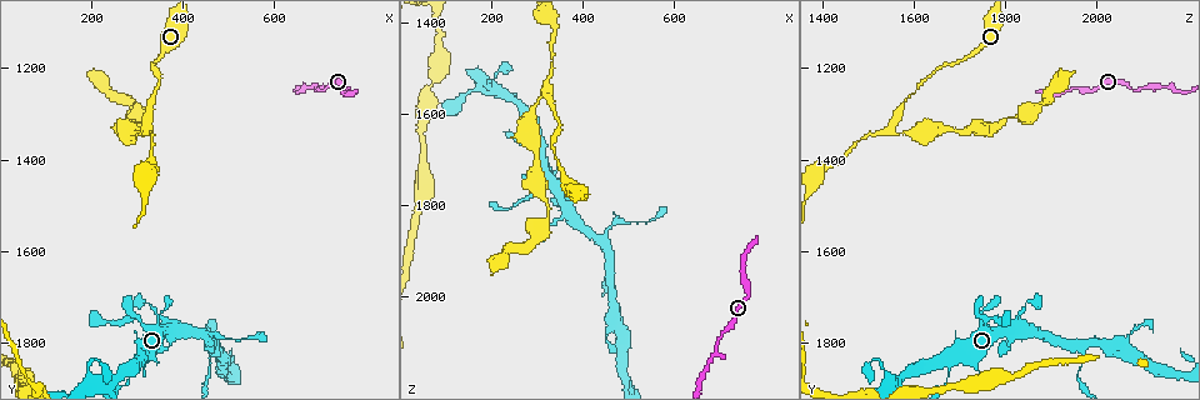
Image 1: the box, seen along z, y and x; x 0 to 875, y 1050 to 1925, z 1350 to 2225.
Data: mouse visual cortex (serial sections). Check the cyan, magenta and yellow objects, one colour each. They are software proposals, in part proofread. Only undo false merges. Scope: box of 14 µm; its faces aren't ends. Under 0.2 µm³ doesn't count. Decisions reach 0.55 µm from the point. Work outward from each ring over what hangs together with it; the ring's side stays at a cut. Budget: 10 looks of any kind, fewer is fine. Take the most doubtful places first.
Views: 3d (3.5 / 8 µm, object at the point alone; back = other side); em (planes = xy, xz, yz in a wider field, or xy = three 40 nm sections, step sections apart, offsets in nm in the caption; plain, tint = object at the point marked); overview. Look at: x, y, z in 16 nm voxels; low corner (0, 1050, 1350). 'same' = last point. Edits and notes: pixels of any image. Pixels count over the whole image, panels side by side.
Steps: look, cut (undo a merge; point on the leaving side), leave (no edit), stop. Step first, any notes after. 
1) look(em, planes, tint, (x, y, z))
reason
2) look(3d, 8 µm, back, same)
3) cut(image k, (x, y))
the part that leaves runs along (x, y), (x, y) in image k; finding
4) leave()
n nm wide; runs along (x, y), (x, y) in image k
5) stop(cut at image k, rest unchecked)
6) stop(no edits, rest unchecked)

look(3d, 3.5 µm, (465, 1810, 1965))
three arms meet

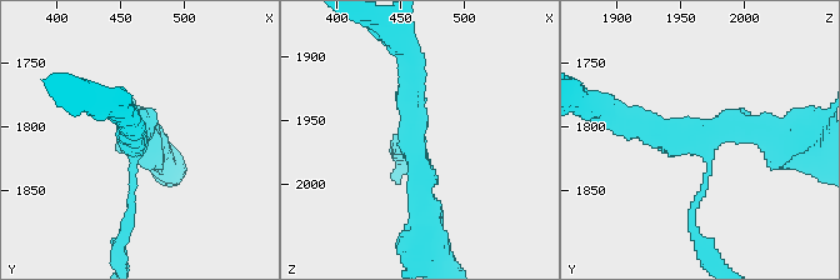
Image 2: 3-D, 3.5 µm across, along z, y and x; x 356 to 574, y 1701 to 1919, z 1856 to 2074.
look(em, xy, step 3, tint, (460, 1810, 1966))
need the tissue

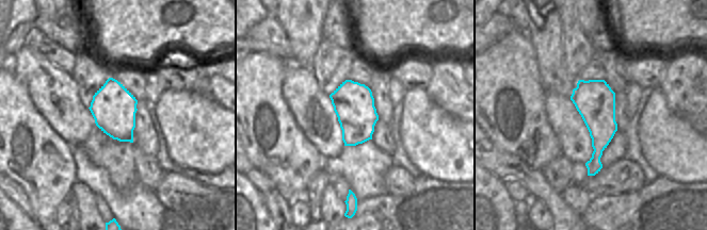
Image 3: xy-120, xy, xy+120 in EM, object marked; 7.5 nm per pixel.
leave()
3 arms; runs along (410, 58), (410, 121), (425, 215) in image 2; one cell here

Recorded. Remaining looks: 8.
look(3d, 3.5 µm, (315, 1335, 1545))
abrupt turn

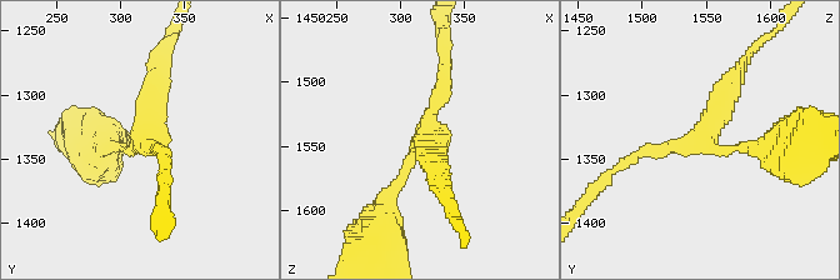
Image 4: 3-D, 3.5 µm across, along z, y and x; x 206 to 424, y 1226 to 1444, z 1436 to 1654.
look(em, planes, tint, (320, 1334, 1546))
3 arms; arms of 150, 200, 250 nm

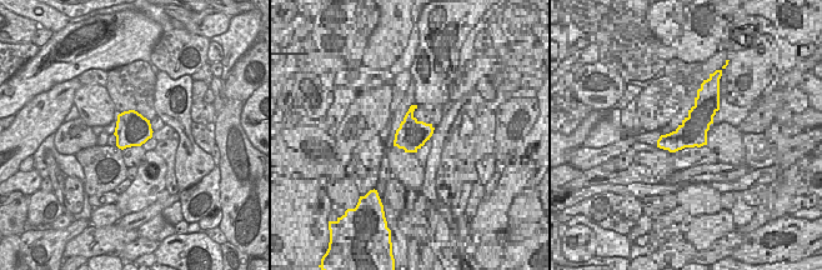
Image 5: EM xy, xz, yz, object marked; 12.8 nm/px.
leave()
runs along (164, 69), (138, 149), (103, 149) in image 4; all the same cell

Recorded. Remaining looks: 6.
look(3d, 3.5 µm, back, (280, 1885, 1670))
sudden change in width

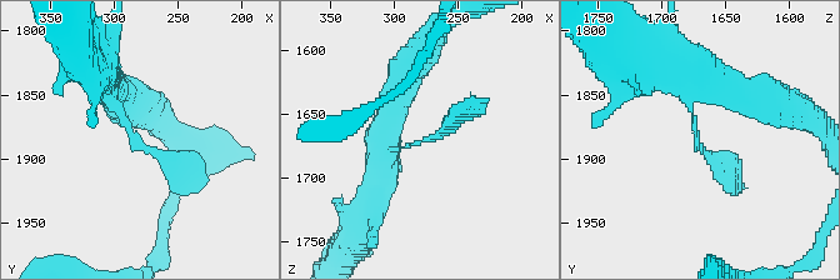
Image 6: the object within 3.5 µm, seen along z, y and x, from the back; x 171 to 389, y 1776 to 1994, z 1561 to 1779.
look(em, xy, step 2, tint, (278, 1886, 1672))
now the EM

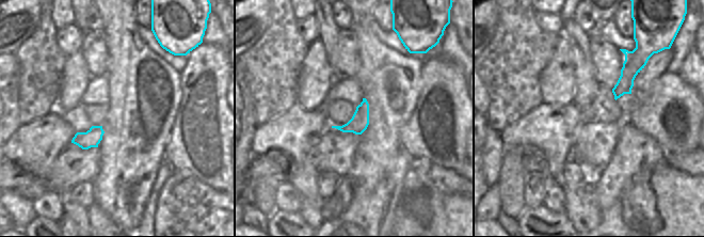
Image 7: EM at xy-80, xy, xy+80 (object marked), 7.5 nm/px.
look(em, planes, tint, same)
another direction

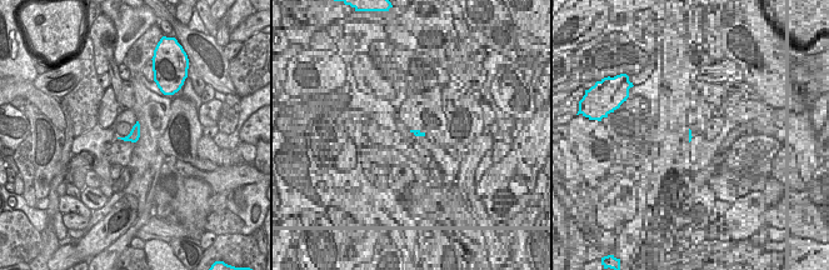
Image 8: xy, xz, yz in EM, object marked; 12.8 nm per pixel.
leave()
140 nm wide; runs along (100, 71), (111, 109), (154, 151), (204, 179) in image 6; continuous, no second cell

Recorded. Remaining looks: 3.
look(3d, 3.5 µm, (310, 1300, 1845))
calibre changes

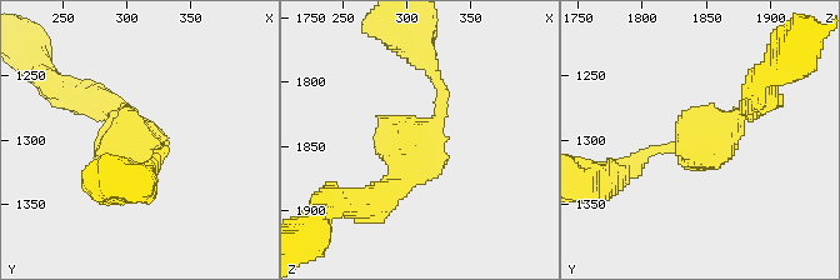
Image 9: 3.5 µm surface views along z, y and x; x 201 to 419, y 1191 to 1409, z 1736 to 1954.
look(em, planes, tint, (310, 1302, 1840))
arms of 150, 250 nm

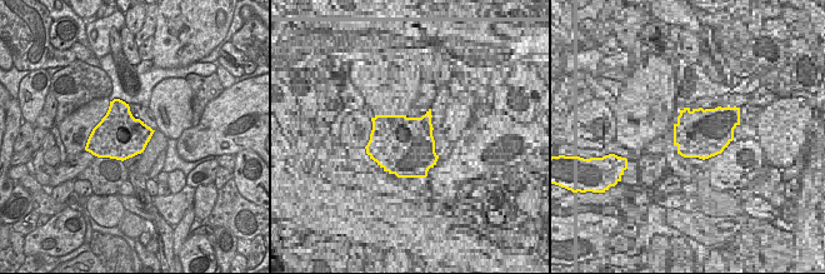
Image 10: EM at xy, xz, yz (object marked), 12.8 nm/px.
look(em, xy, step 2, tint, same)

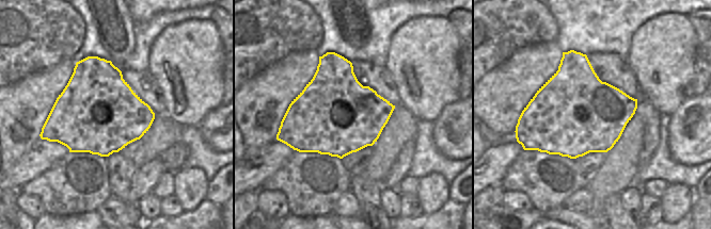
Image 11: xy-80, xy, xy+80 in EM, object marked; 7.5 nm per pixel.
leave()
600 nm wide; runs along (630, 168), (753, 105) in image 9; continuous, no second cell

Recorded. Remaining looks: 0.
stop(no edits, rest unchecked)

